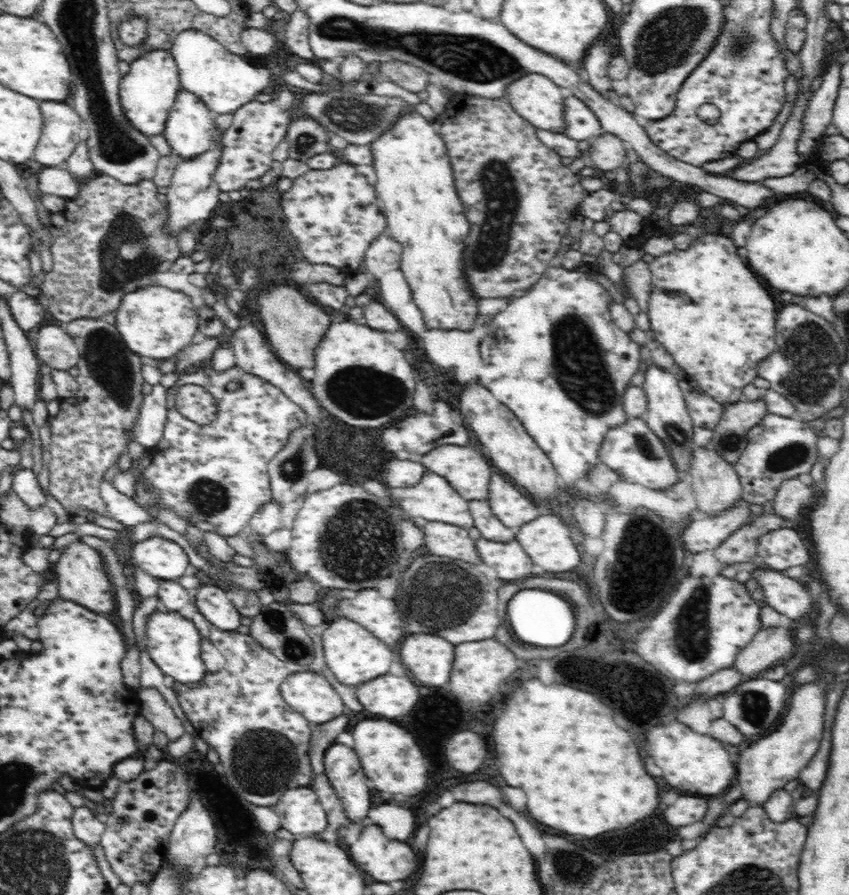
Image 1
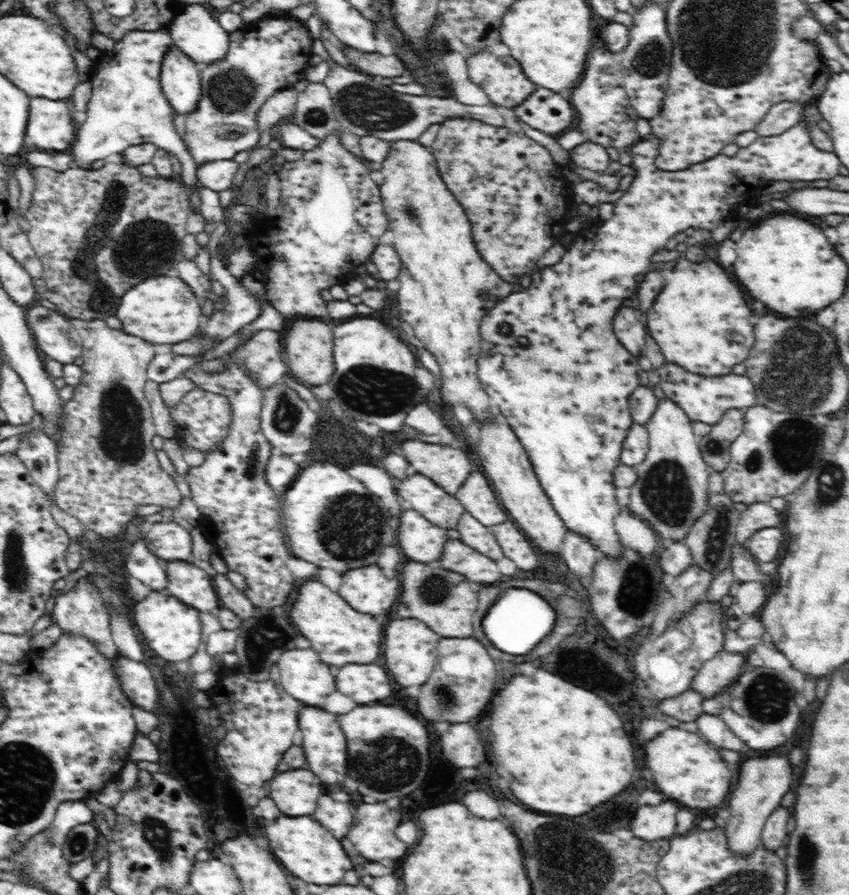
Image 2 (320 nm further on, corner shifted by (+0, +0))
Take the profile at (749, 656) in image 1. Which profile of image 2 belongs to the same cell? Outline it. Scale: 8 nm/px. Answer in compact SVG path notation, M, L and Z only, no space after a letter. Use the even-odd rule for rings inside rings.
M718 651L716 657L704 662L692 678L688 690L692 690L705 699L716 697L716 694L730 685L747 667L745 653Z

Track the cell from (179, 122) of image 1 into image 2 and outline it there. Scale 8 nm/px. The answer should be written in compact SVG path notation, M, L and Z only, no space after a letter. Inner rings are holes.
M175 45L169 47L161 66L160 80L166 99L175 114L189 114L201 100L200 74L188 55Z

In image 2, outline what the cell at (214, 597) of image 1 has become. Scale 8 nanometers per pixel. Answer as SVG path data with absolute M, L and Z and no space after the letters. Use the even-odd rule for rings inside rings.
M166 561L167 586L164 592L200 612L218 608L213 579L191 561Z

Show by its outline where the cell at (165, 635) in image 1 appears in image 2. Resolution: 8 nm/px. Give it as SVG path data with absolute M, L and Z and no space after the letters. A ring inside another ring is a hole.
M158 590L150 591L134 606L134 622L142 632L142 636L158 656L162 656L164 660L170 660L172 664L188 661L198 652L198 646L202 640L202 623L199 616L195 608L184 604L175 596Z

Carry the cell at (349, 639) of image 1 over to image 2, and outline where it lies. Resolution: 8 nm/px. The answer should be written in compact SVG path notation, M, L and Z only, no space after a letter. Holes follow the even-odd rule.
M308 580L298 594L287 618L311 642L311 648L334 670L344 665L368 665L382 658L383 624L371 614L357 612L339 594L318 580Z

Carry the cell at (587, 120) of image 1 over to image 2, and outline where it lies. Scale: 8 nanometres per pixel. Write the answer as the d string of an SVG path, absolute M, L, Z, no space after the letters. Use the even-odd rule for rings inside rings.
M538 87L524 103L512 108L517 118L546 134L561 134L574 120L568 97Z

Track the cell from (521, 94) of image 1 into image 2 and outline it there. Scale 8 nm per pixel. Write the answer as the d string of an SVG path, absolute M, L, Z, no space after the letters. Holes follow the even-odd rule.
M482 51L472 57L465 58L470 81L479 86L483 98L494 106L514 108L524 103L535 91L537 86L524 75L523 68L512 56L495 56L489 51Z

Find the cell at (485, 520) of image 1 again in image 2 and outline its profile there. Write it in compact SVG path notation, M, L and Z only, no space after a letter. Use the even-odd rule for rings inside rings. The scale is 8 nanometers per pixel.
M465 513L460 518L456 530L460 533L459 540L473 550L480 550L480 554L492 554L492 558L504 558L503 549L498 546L493 532L470 514Z

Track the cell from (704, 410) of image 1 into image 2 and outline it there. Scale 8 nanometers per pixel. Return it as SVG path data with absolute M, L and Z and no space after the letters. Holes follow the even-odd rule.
M667 361L654 369L659 375L659 387L668 399L672 399L672 402L684 409L684 413L691 421L698 420L704 424L714 425L727 410L745 410L757 404L754 383L746 375L730 372L720 376L704 376L688 372L688 369Z

